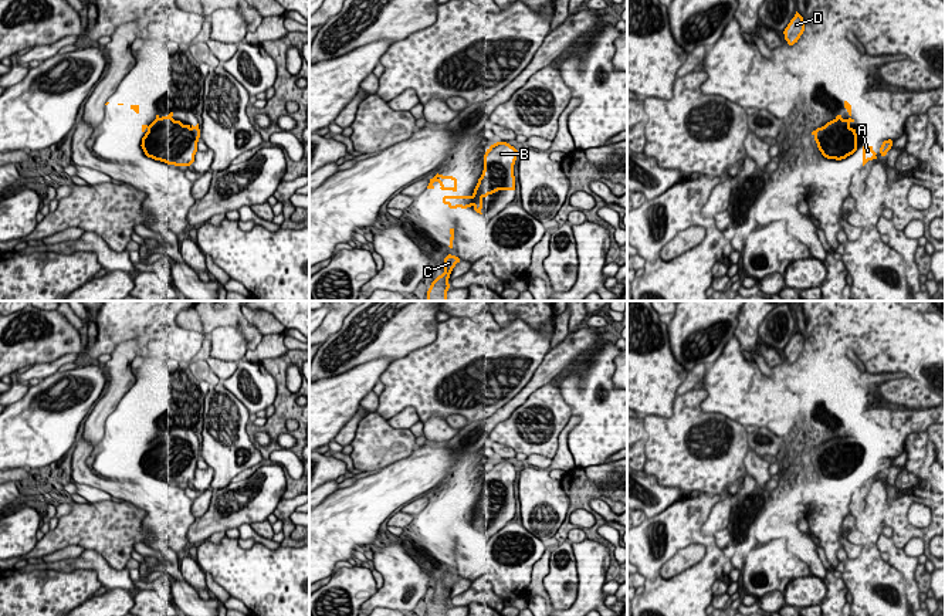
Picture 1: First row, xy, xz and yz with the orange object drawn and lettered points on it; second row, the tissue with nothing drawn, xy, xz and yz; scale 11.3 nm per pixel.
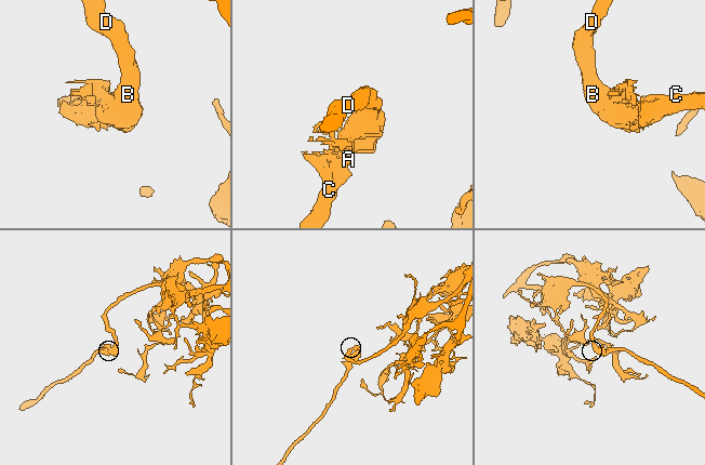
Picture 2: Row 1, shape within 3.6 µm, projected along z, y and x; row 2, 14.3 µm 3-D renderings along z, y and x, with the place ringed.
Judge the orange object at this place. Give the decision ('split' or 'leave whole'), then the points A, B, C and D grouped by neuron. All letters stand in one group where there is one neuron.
leave whole | A B C D

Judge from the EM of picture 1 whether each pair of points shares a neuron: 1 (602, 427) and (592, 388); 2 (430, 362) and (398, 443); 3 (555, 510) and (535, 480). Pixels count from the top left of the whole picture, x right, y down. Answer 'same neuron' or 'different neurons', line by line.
1: same neuron
2: different neurons
3: same neuron

